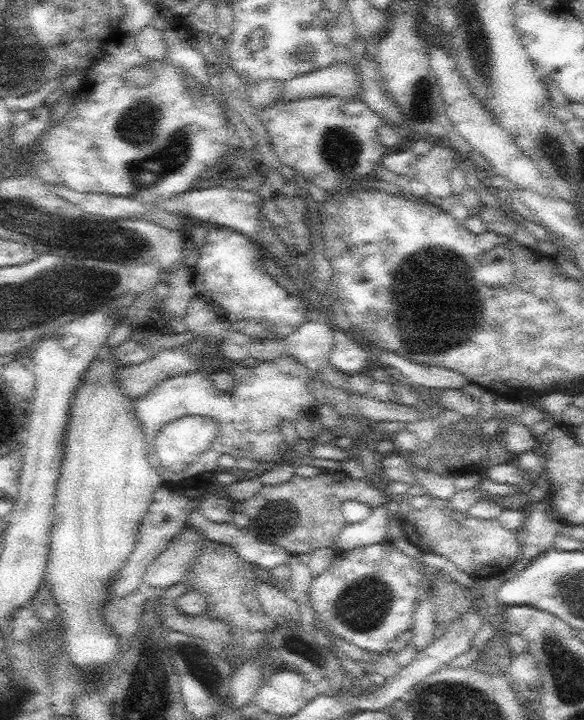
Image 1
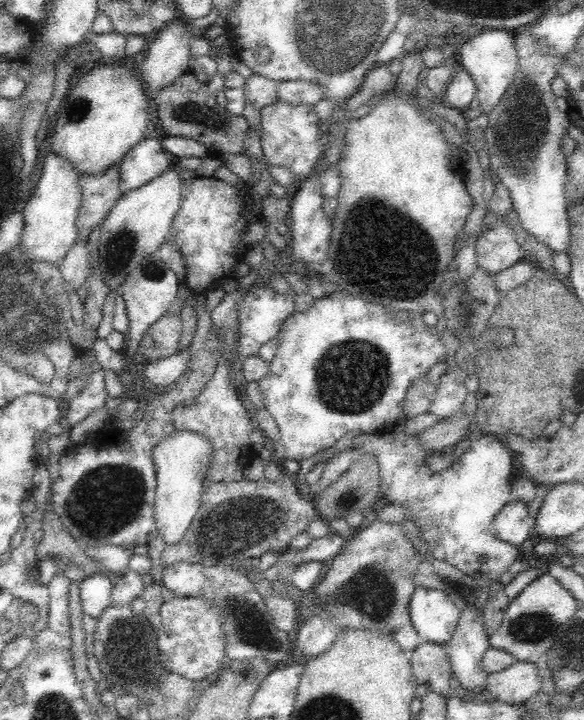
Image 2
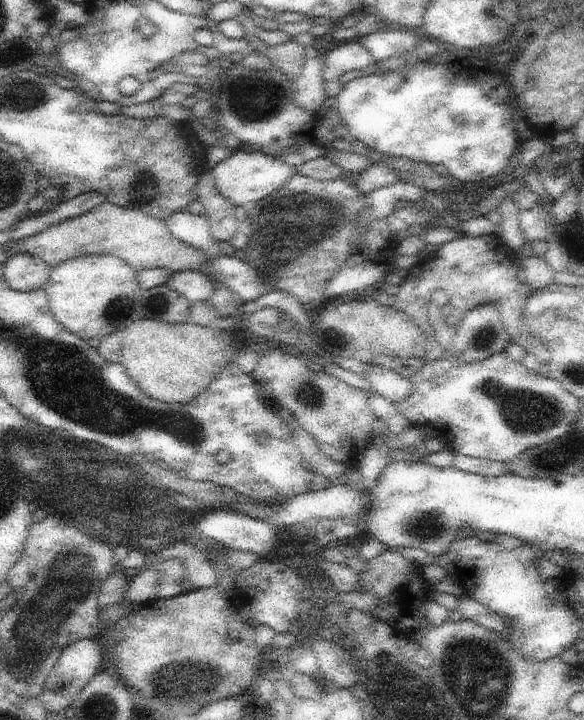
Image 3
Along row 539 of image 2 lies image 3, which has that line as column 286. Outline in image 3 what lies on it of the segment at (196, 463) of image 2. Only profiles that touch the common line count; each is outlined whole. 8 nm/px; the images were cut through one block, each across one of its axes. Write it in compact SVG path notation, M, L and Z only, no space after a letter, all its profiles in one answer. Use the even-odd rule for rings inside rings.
M239 149L238 152L230 151L229 157L222 160L210 171L211 175L214 176L214 184L218 188L218 192L226 200L230 200L235 207L246 207L264 200L282 188L298 170L294 165L290 165L274 155L267 155L260 151L248 153Z

